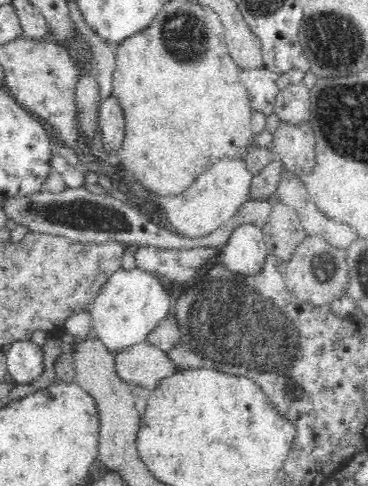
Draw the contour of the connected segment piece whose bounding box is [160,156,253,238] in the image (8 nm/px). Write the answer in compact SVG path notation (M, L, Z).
M224 156L222 160L211 164L200 173L194 179L194 184L180 196L160 198L163 223L171 230L192 238L210 234L233 217L238 208L250 200L252 179L253 176L242 157Z

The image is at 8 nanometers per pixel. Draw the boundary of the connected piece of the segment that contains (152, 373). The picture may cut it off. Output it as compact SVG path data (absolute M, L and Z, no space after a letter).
M143 341L120 351L112 352L114 371L132 386L154 388L162 376L168 376L176 368L156 345Z

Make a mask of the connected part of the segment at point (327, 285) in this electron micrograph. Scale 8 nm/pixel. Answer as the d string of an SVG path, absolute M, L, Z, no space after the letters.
M320 235L307 236L296 247L294 254L287 262L283 279L286 280L286 286L294 296L317 307L329 306L334 300L340 300L347 292L350 274L346 263L346 251L330 245Z

